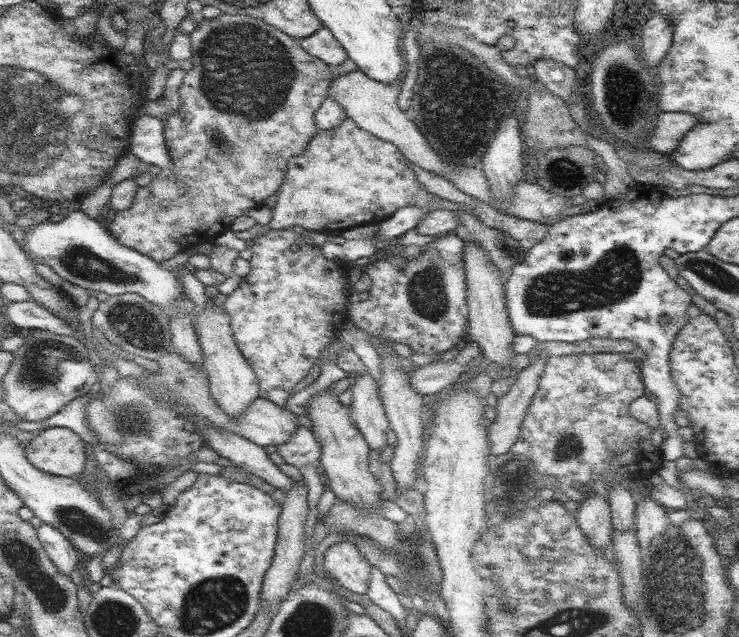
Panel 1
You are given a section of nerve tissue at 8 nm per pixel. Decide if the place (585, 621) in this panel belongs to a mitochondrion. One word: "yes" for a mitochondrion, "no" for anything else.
yes

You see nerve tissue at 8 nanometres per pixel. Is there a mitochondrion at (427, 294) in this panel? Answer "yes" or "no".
yes

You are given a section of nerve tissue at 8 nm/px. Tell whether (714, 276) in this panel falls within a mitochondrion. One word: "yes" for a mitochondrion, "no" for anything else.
yes

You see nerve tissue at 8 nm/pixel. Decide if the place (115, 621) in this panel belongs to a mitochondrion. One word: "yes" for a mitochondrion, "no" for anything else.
yes

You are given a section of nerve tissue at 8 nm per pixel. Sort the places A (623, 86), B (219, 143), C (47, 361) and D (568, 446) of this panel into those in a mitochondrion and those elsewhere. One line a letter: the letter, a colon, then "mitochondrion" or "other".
A: mitochondrion
B: mitochondrion
C: mitochondrion
D: mitochondrion

